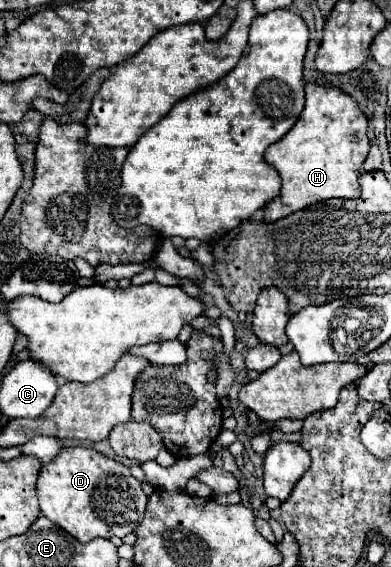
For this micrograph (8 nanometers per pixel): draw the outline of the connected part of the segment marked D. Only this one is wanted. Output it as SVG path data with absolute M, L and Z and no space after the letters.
M66 447L58 453L58 457L44 465L36 483L38 491L38 501L40 501L40 511L44 517L54 521L58 527L62 527L66 533L76 537L82 543L88 543L96 537L124 537L132 533L140 521L144 519L144 509L146 509L146 495L140 487L140 481L134 479L128 471L126 465L100 455L94 449L86 447Z

